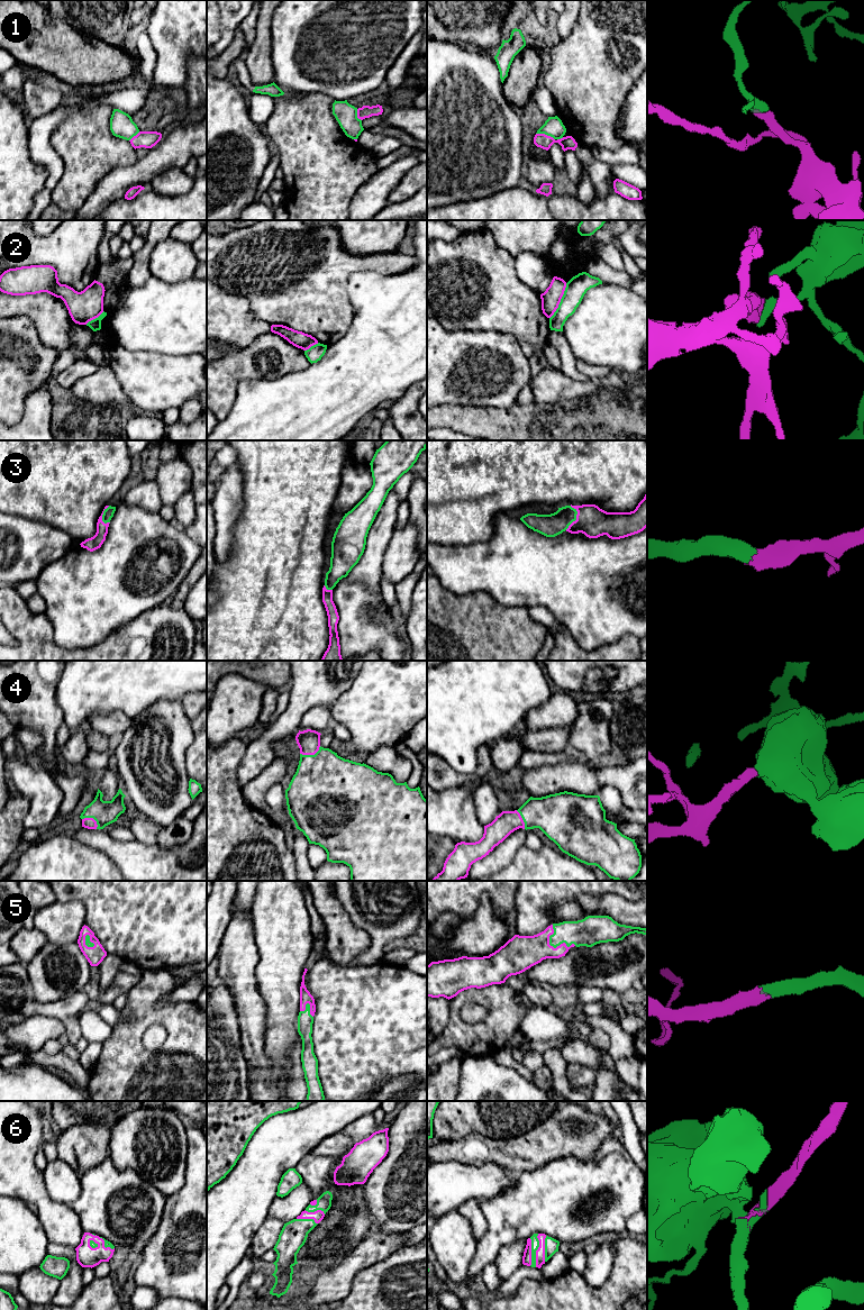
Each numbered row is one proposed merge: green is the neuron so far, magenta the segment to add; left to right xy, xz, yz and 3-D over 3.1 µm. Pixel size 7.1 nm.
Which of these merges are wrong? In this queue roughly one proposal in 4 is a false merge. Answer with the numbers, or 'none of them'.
1, 2

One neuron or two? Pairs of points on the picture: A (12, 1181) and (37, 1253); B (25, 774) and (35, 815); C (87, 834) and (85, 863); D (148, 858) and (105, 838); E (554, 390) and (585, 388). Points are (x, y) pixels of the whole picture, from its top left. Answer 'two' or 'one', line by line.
A: two
B: one
C: two
D: one
E: one

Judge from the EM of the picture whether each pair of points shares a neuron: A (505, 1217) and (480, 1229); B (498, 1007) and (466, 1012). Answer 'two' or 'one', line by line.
A: two
B: two

